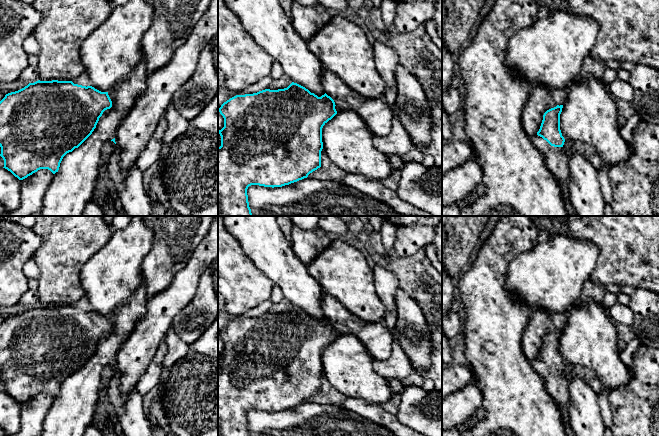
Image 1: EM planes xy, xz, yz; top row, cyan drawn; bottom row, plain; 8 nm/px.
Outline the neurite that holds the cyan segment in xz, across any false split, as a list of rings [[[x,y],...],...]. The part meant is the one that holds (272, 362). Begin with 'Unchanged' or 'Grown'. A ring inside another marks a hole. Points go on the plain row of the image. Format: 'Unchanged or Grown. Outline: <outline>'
Unchanged. Outline: [[[292,306],[287,312],[265,313],[253,318],[236,319],[224,326],[218,333],[224,342],[224,351],[218,354],[221,360],[221,370],[218,371],[218,436],[251,436],[248,426],[247,413],[251,409],[264,411],[282,411],[307,402],[310,397],[321,391],[321,375],[323,373],[322,352],[336,338],[334,324],[326,317],[318,321],[305,311]]]

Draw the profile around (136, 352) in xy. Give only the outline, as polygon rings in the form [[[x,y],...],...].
[[[218,216],[171,284],[160,293],[147,298],[146,313],[138,319],[133,332],[122,342],[115,360],[122,395],[128,395],[136,389],[160,342],[171,329],[174,317],[193,298],[201,275],[217,257]]]

